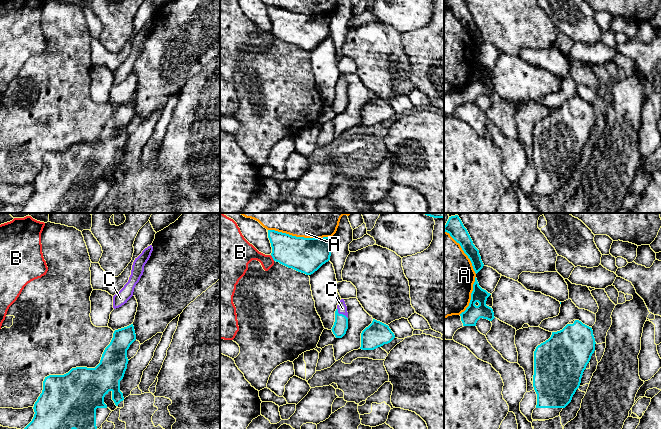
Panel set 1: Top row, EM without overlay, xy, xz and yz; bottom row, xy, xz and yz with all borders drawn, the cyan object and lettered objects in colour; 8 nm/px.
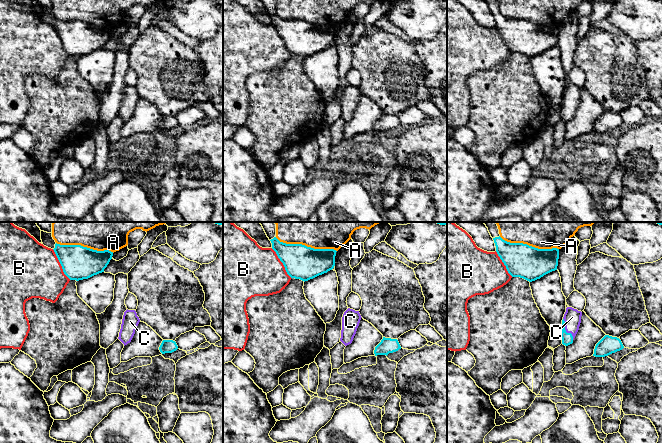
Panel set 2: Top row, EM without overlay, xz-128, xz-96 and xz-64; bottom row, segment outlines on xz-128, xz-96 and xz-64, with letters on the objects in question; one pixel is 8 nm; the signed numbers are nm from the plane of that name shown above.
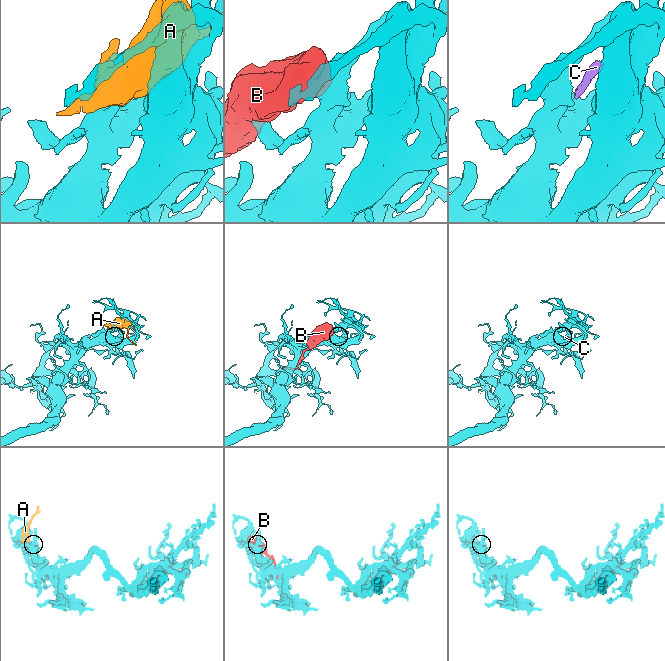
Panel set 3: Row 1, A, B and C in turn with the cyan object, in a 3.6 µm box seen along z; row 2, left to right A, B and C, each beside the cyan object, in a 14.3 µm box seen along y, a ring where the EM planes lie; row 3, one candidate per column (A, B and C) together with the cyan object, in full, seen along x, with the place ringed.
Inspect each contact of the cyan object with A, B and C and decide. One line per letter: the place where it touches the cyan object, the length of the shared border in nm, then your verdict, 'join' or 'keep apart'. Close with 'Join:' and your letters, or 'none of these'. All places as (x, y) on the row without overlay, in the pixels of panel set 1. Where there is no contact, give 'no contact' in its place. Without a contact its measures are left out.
A: contact xz (299, 13); length 500 nm; keep apart
B: contact xz (272, 33); length 60 nm; keep apart
C: contact xz (341, 90); length 120 nm; join
Join: C

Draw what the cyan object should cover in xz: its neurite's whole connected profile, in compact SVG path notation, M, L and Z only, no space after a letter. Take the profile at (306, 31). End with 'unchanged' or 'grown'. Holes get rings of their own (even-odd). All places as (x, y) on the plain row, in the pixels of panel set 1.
M268 6L274 37L306 51L311 51L330 36L331 14L296 13Z | unchanged

